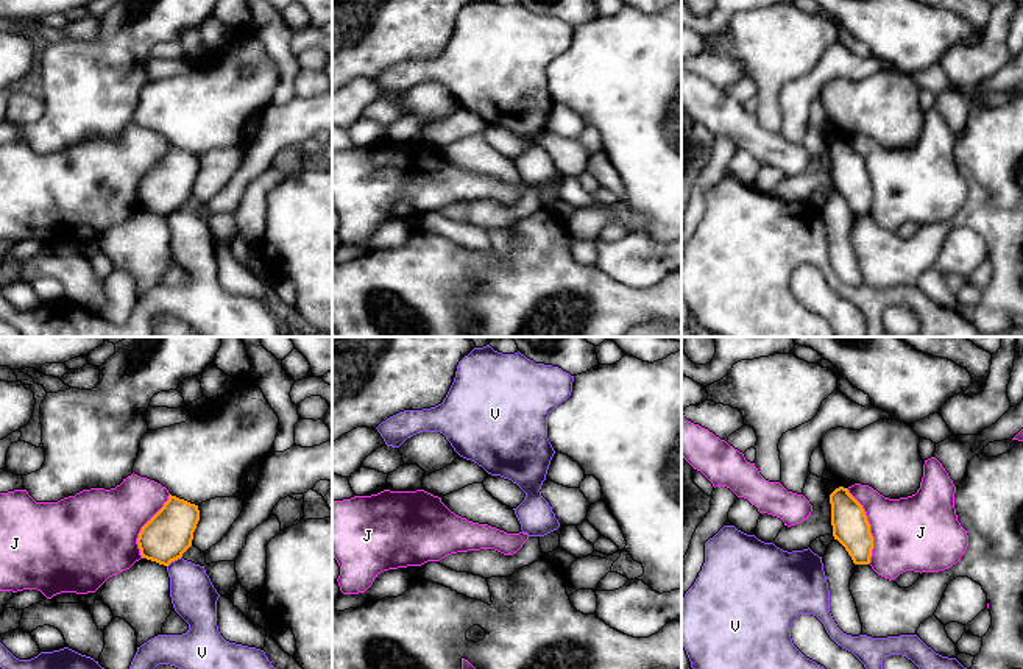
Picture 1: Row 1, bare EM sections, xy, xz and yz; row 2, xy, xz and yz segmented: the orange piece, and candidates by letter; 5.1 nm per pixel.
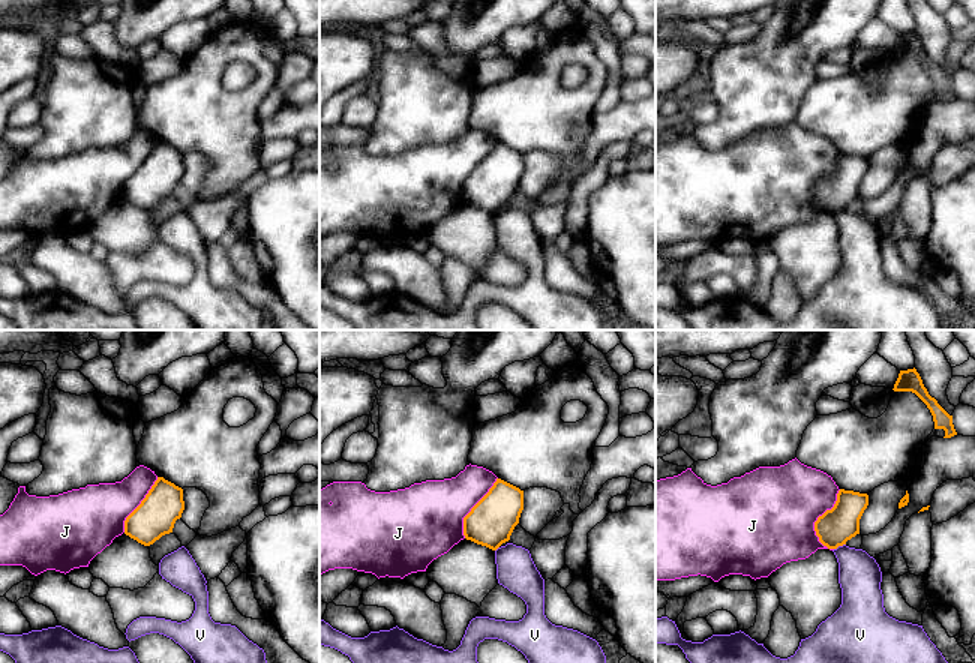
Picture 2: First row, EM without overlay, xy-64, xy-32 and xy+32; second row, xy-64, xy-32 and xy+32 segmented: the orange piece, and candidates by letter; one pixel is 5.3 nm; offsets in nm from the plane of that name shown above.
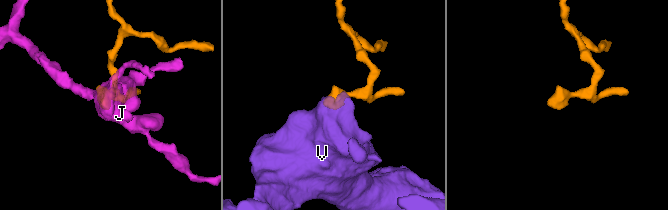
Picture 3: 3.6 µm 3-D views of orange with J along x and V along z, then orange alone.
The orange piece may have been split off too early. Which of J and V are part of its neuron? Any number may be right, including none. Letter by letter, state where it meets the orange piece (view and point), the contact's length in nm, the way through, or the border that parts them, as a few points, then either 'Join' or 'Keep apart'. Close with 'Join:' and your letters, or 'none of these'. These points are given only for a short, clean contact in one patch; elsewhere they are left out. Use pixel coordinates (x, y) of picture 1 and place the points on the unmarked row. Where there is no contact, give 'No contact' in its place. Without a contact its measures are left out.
J: Touches orange at yz (869, 176). Shared border 420 nm. Keep apart
V: Touches orange at xy (173, 211). Shared border 100 nm. Boundary: xy (181, 206), (167, 217). Keep apart
Join: none of these

